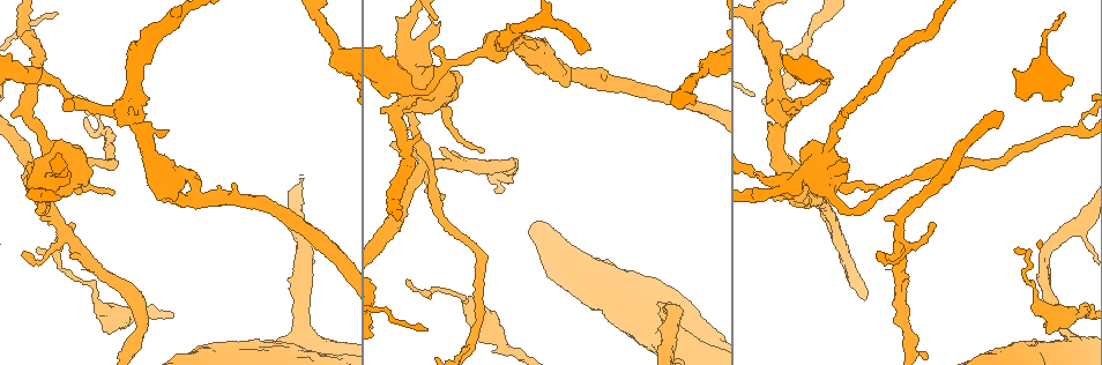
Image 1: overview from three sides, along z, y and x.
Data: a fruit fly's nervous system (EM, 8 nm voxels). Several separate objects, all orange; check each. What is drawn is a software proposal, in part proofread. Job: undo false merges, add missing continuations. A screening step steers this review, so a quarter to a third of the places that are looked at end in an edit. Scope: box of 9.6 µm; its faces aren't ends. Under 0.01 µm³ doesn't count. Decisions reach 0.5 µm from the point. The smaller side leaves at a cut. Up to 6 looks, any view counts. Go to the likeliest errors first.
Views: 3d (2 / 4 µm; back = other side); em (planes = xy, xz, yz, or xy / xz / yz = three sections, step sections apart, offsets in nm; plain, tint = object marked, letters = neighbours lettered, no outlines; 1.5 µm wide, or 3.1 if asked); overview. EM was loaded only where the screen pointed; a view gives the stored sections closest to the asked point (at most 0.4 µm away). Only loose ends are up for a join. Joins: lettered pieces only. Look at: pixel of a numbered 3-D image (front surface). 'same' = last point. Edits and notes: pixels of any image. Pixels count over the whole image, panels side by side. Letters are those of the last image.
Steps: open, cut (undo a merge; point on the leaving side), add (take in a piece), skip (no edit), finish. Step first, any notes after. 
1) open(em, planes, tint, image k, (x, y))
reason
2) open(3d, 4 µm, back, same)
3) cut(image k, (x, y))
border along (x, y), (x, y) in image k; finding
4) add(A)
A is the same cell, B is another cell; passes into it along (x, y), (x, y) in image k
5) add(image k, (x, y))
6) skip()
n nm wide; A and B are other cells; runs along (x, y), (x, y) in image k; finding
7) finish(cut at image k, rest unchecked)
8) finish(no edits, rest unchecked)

open(em, xy, step 4, tint, image 1, (811, 175))

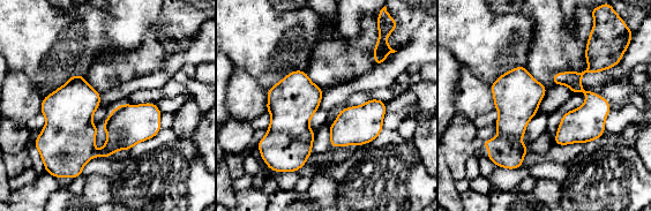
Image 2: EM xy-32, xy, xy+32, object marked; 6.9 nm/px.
open(em, planes, letters, same)

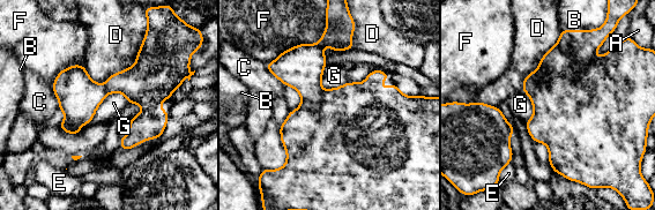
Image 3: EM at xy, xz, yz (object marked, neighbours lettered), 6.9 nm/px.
cut(image 3, (580, 45))
A, B, C, D, E, F and G are other cells; a second cell is stuck on

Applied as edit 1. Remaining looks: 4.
open(3d, 2 µm, image 1, (933, 222))
free end

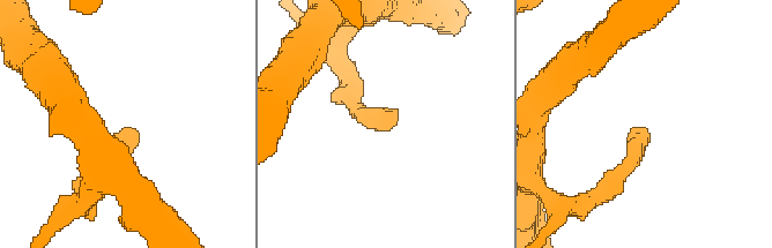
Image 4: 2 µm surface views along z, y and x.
open(em, yz, step 8, letters, image 4, (127, 128))
shape alone is not enough

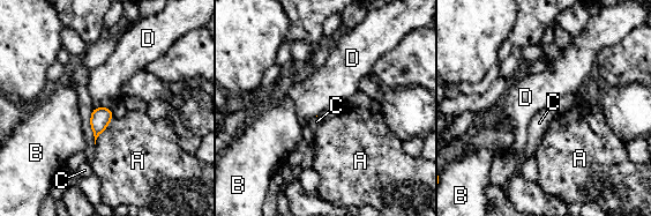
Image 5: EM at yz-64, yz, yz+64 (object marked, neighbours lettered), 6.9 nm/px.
skip()
A, B, C and D are other cells; border along (109, 106), (96, 106), (94, 109) in image 5; no lettered piece goes on from it

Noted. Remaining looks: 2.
open(3d, 4 µm, image 1, (23, 252))
tapers out

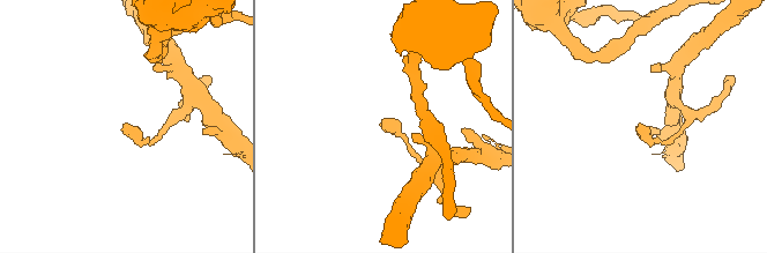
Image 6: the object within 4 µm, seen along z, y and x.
open(em, planes, letters, image 6, (638, 126))

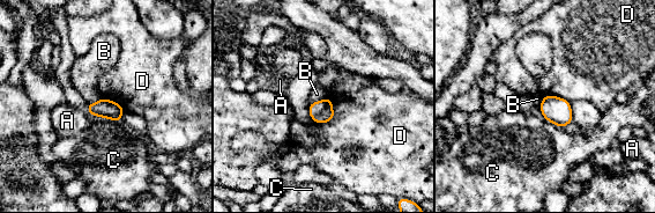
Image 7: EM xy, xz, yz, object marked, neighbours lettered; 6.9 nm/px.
skip()
A, B, C and D are other cells; none of them fits

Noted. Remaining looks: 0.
finish(cut at image 3, rest unchecked)

